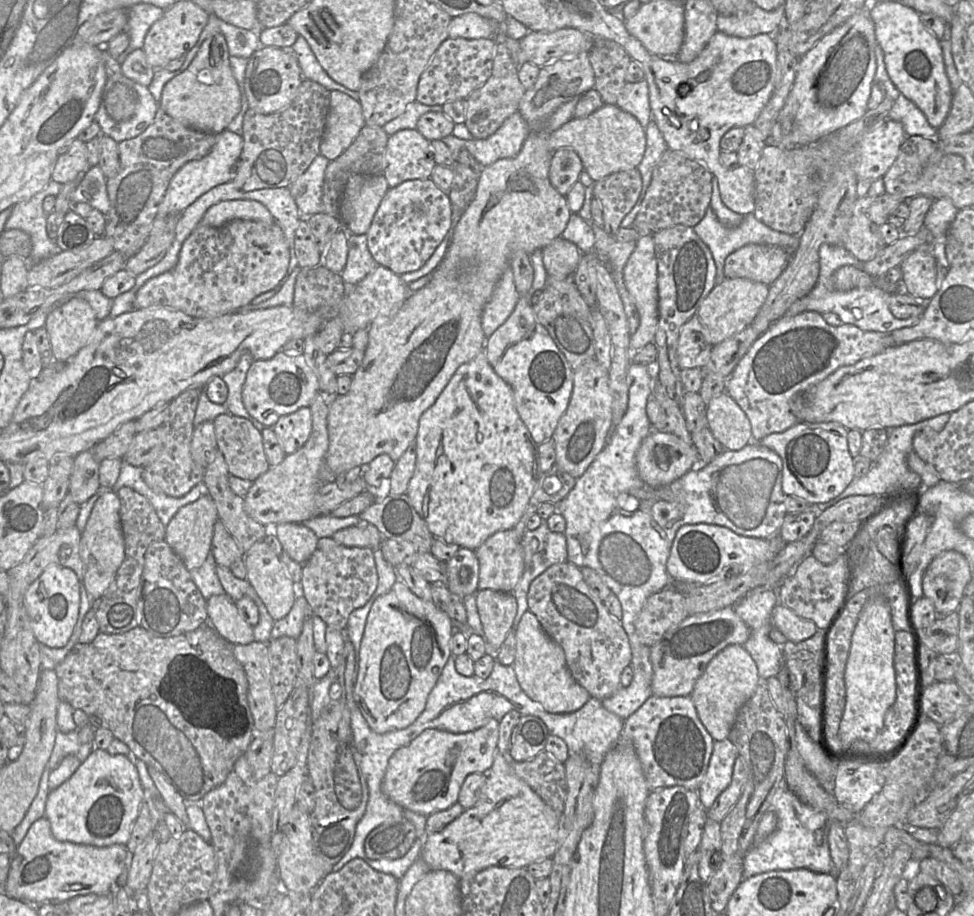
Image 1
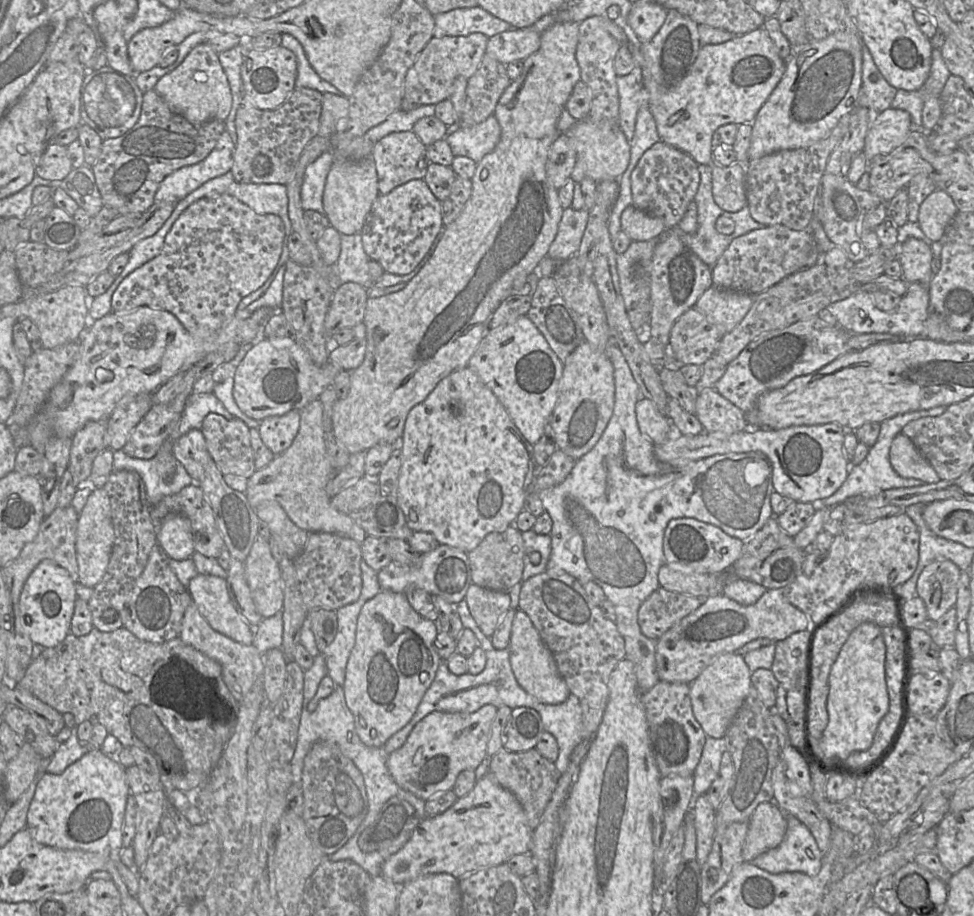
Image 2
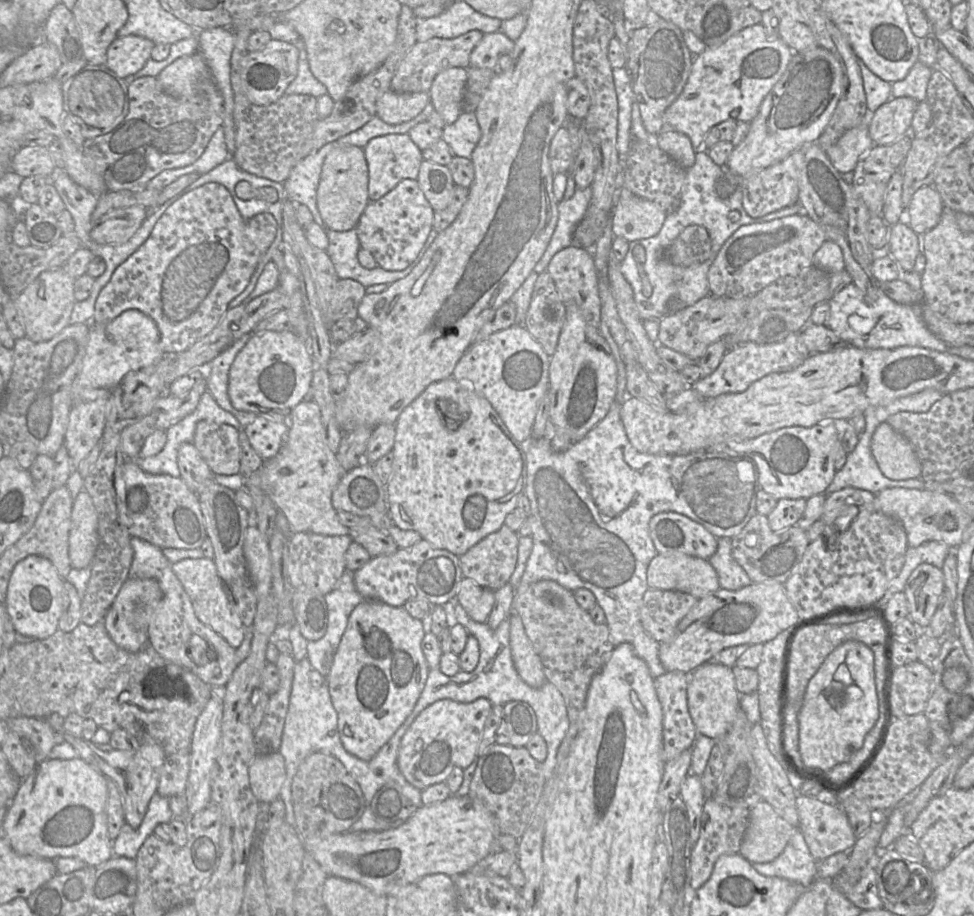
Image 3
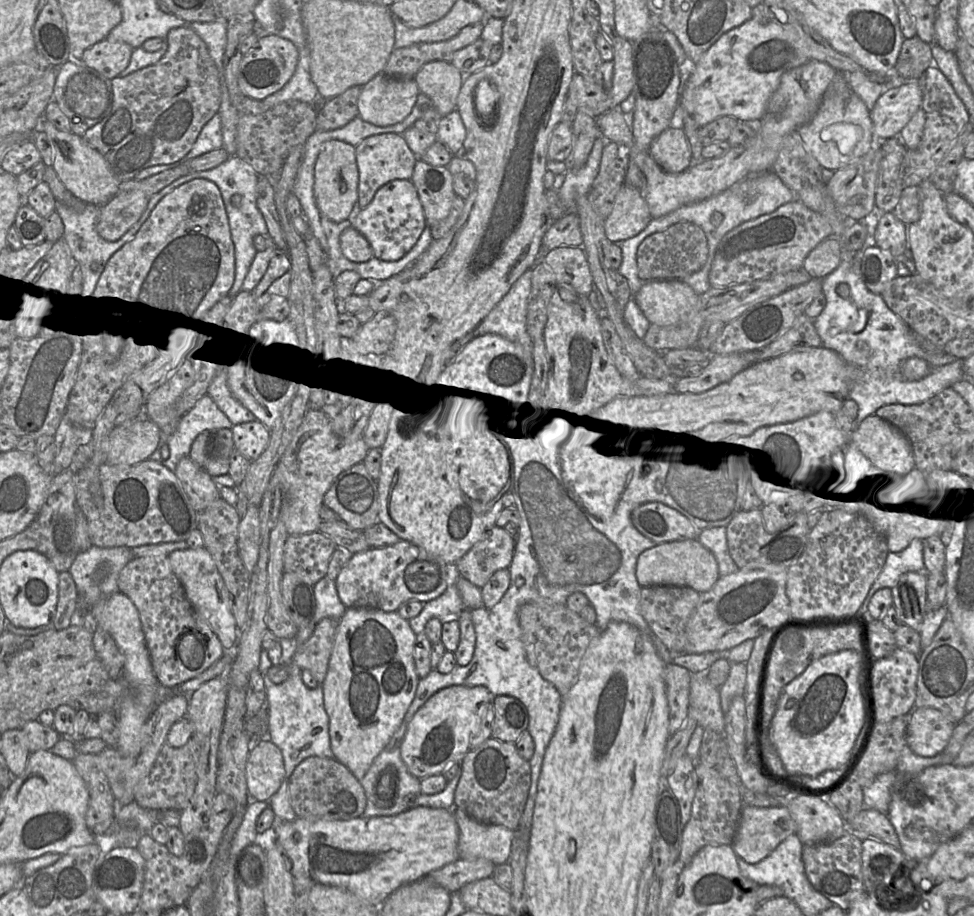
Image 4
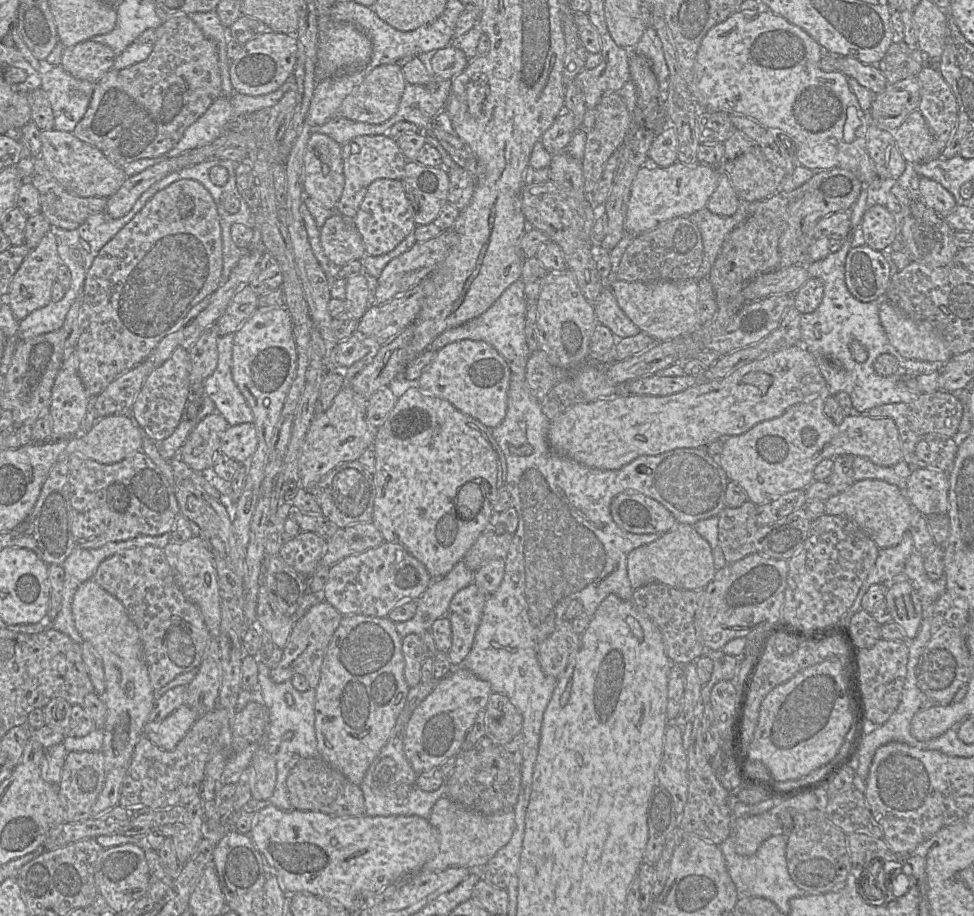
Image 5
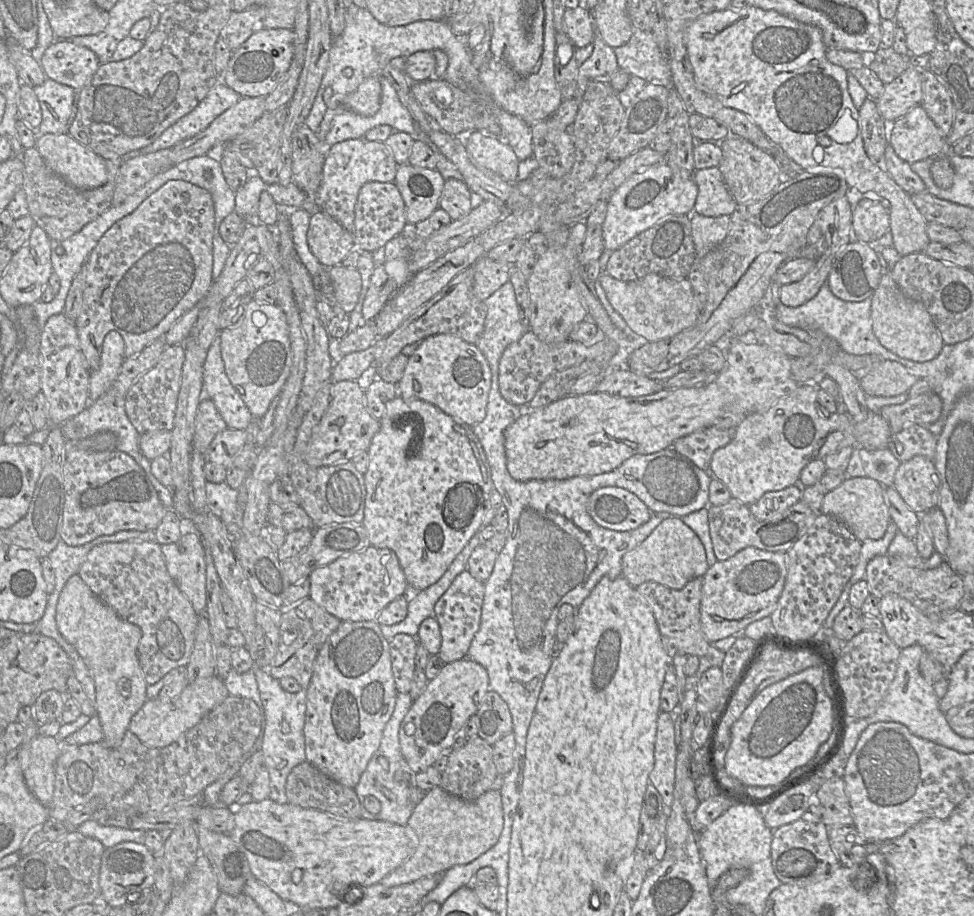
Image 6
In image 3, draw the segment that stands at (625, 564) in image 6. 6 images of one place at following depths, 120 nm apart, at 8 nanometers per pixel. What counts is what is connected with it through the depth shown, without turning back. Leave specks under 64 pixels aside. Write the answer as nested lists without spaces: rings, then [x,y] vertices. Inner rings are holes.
[[[658,553],[647,567],[649,588],[677,590],[702,599],[719,590],[719,578],[709,560],[686,555]]]

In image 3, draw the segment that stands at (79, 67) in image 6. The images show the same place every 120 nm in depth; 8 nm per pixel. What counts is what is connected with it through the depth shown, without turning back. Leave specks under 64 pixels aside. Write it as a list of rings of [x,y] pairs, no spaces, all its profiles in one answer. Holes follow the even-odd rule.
[[[137,35],[117,37],[108,47],[105,66],[126,78],[144,67],[154,46],[153,41]]]

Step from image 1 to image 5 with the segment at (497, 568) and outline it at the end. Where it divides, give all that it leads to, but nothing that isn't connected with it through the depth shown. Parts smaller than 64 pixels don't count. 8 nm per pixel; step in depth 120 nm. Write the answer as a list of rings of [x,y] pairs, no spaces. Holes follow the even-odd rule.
[[[488,528],[479,535],[462,560],[468,569],[474,573],[493,559],[504,560],[511,540],[511,533],[496,534]]]

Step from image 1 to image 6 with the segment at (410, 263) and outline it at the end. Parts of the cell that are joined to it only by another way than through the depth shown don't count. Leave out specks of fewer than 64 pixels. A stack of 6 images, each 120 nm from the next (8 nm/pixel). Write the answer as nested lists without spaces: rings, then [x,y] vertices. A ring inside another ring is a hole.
[[[367,182],[357,196],[354,215],[353,238],[360,251],[375,252],[392,238],[401,235],[407,223],[405,204],[394,182]]]

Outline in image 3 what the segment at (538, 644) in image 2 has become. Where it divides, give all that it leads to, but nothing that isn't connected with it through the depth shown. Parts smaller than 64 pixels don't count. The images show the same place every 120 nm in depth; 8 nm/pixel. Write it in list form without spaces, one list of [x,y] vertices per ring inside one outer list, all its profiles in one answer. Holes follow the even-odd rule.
[[[512,613],[509,617],[509,642],[514,666],[520,678],[529,686],[538,688],[547,681],[542,661],[529,640],[521,617]]]

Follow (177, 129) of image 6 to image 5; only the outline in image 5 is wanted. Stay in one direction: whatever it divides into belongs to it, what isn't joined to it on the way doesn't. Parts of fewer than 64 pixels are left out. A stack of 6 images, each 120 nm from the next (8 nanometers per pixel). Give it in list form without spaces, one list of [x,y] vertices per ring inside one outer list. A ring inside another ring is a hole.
[[[290,78],[278,90],[265,95],[250,96],[238,92],[234,92],[230,96],[225,96],[222,94],[211,104],[211,106],[199,119],[197,119],[185,130],[180,141],[170,151],[155,158],[145,158],[133,161],[122,167],[122,169],[127,177],[134,176],[141,173],[143,170],[169,158],[177,157],[188,150],[207,145],[219,138],[226,130],[230,129],[231,122],[235,122],[236,118],[251,114],[260,109],[272,108],[281,100],[284,94],[291,89],[295,90],[295,83]]]

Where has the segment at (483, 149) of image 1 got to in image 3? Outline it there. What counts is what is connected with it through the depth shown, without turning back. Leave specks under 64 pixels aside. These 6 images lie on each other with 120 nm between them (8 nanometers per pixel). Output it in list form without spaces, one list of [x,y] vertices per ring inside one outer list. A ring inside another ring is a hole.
[[[462,111],[454,123],[442,129],[442,139],[456,157],[470,159],[480,138],[481,129],[474,112]]]

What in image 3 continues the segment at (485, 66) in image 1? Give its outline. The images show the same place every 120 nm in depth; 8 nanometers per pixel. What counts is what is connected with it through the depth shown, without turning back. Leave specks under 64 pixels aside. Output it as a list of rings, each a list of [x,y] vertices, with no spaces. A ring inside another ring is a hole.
[[[471,30],[452,39],[431,38],[417,42],[407,52],[391,81],[391,90],[396,93],[428,93],[437,74],[451,67],[470,67],[470,55],[483,37],[479,30]]]

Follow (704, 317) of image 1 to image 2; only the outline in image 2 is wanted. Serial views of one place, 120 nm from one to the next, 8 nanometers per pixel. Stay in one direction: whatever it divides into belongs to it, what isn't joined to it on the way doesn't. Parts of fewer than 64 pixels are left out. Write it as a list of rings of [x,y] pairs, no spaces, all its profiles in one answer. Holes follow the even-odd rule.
[[[711,286],[699,297],[695,308],[704,314],[722,334],[733,330],[746,316],[754,295]]]

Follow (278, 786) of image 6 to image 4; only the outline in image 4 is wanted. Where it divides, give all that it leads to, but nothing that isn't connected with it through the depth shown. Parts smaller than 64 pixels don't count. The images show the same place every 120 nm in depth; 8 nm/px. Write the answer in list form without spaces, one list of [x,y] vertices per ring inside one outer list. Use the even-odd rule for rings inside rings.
[[[262,649],[258,670],[266,692],[268,710],[268,739],[275,744],[282,753],[285,776],[279,789],[271,796],[267,806],[271,807],[279,820],[292,821],[297,816],[290,804],[288,779],[295,767],[305,758],[310,756],[334,758],[330,746],[329,717],[324,708],[322,684],[314,689],[308,688],[302,678],[302,670],[293,668],[288,678],[274,684],[267,676],[268,669],[272,666],[268,657],[268,650]]]

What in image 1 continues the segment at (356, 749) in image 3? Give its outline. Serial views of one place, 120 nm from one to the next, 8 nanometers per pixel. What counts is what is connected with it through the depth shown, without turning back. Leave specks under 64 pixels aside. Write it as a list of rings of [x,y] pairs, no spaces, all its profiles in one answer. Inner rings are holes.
[[[400,580],[374,601],[367,616],[357,655],[357,676],[354,686],[355,703],[371,730],[378,734],[401,730],[419,717],[451,656],[452,634],[452,620],[449,615],[436,607],[432,601],[418,598]]]

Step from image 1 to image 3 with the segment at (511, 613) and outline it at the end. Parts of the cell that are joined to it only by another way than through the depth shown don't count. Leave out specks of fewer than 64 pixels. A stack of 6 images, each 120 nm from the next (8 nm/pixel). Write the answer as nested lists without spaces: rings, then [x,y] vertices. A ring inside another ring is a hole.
[[[463,577],[456,599],[474,621],[487,622],[494,604],[494,590],[484,588],[472,579]]]

